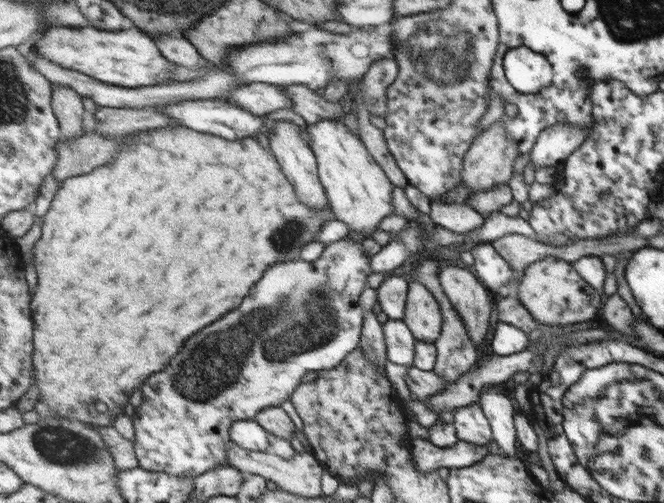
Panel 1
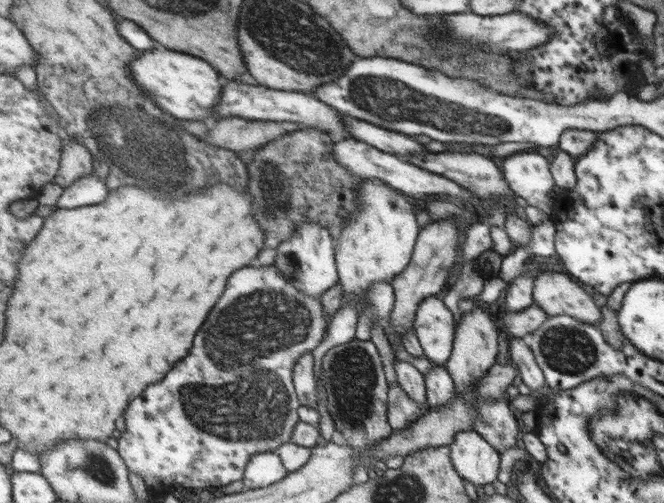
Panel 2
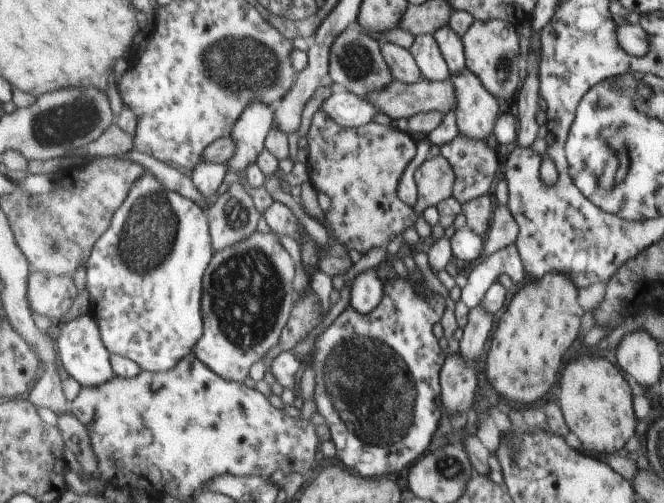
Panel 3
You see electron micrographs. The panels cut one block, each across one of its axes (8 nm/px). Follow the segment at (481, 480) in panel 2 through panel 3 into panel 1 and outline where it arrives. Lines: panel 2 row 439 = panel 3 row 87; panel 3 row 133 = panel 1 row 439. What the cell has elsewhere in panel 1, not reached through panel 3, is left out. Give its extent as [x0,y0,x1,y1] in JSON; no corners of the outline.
[451,403,492,446]

